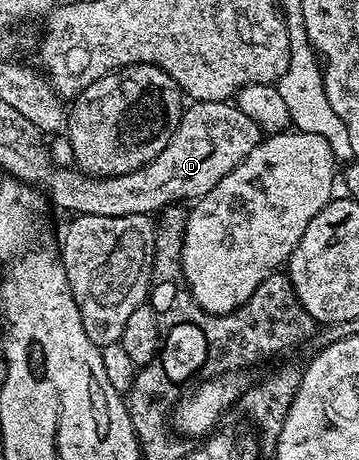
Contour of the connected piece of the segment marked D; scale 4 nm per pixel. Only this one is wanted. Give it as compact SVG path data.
M189 102L185 106L184 116L180 118L174 137L170 137L166 149L162 149L162 153L158 153L154 161L150 161L145 167L139 167L137 171L110 179L92 179L89 175L76 179L76 203L68 203L64 211L73 216L122 217L120 211L130 211L133 215L151 216L152 211L160 211L171 203L180 203L183 199L195 201L206 193L210 193L210 189L214 189L214 185L218 185L218 181L222 181L226 173L234 170L246 157L250 157L250 153L254 153L254 149L260 144L261 138L260 127L254 121L250 121L250 117L246 117L246 113L242 113L242 109L238 109L235 102Z

